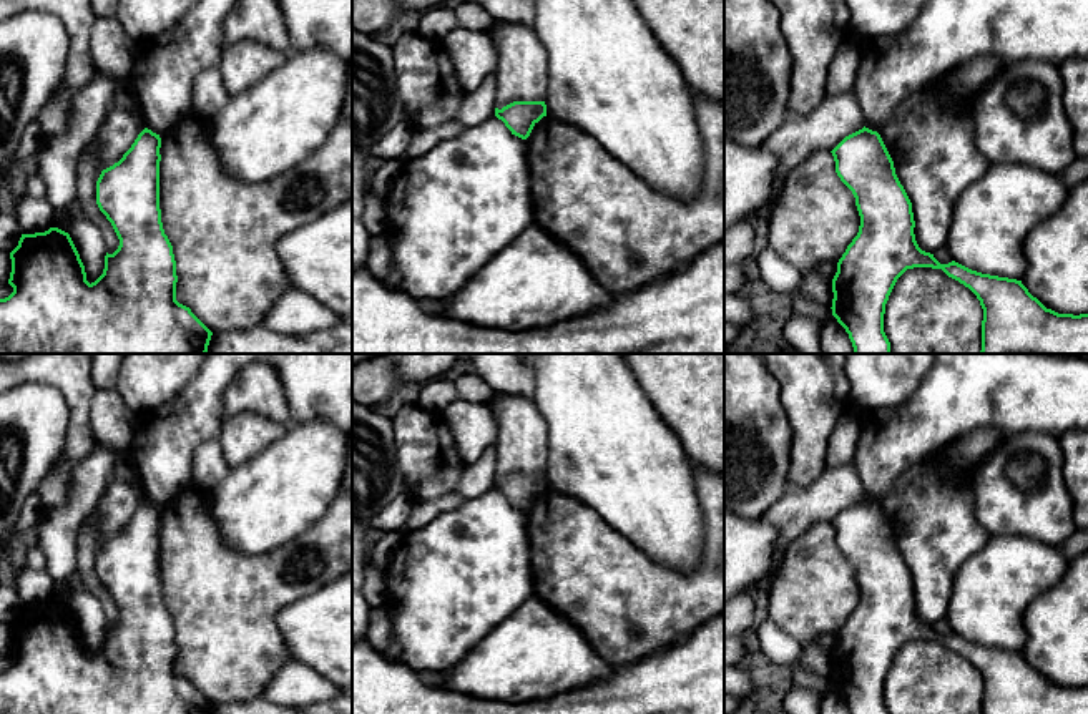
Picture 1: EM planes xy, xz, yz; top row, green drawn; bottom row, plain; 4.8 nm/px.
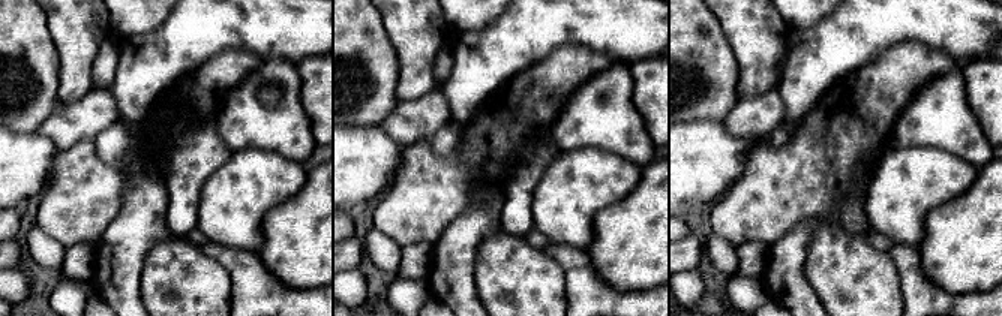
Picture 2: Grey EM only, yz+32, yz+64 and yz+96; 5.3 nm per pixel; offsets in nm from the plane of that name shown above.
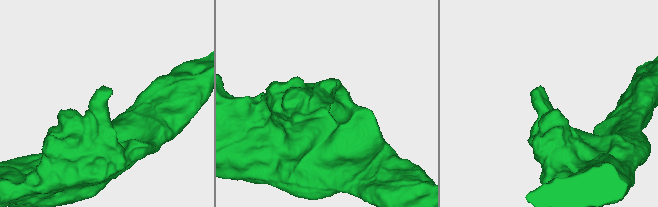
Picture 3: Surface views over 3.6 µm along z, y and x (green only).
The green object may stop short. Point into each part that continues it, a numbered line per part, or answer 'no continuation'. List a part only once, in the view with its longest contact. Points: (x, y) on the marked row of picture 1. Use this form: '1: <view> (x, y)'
no continuation

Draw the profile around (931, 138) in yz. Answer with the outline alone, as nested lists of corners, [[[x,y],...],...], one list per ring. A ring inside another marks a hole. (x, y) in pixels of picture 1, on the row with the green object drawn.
[[[948,73],[904,98],[877,131],[912,203],[915,241],[922,251],[930,254],[947,246],[952,211],[958,196],[992,166],[975,144],[973,105],[955,103],[945,93]]]

